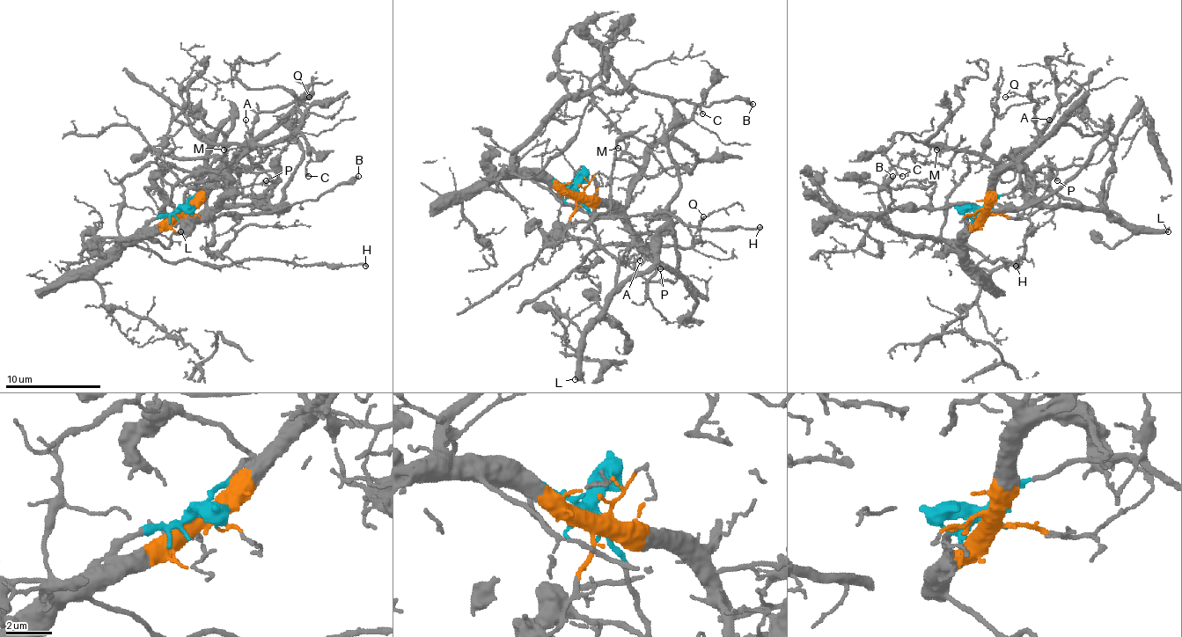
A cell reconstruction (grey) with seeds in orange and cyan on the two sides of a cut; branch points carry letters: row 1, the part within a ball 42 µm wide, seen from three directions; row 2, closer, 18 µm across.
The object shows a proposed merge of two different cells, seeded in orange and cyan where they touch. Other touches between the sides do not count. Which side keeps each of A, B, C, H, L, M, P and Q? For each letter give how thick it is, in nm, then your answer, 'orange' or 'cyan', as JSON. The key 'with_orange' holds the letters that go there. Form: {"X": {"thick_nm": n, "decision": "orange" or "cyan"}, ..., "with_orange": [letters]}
{"A": {"thick_nm": 110, "decision": "orange"}, "B": {"thick_nm": 360, "decision": "cyan"}, "C": {"thick_nm": 130, "decision": "orange"}, "H": {"thick_nm": 190, "decision": "orange"}, "L": {"thick_nm": 480, "decision": "cyan"}, "M": {"thick_nm": 100, "decision": "orange"}, "P": {"thick_nm": 130, "decision": "orange"}, "Q": {"thick_nm": 90, "decision": "orange"}, "with_orange": ["A", "C", "H", "M", "P", "Q"]}

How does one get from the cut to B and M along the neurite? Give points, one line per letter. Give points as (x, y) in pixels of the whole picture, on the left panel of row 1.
B: (181, 208), (201, 186), (215, 185), (224, 192), (222, 201), (272, 211), (315, 201), (358, 175)
M: (181, 211), (238, 153), (248, 149), (224, 149)

